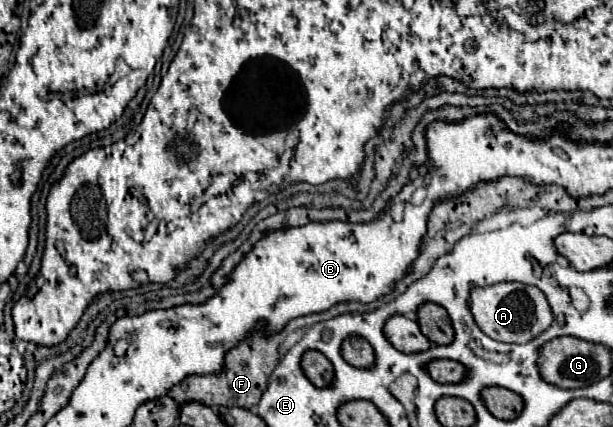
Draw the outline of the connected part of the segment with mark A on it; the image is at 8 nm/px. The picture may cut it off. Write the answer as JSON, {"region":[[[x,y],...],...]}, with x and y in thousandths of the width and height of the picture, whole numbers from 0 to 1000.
{"region":[[[843,658],[772,677],[765,719],[785,775],[801,794],[824,803],[863,803],[902,756],[902,733],[886,681],[869,667],[853,667]]]}

